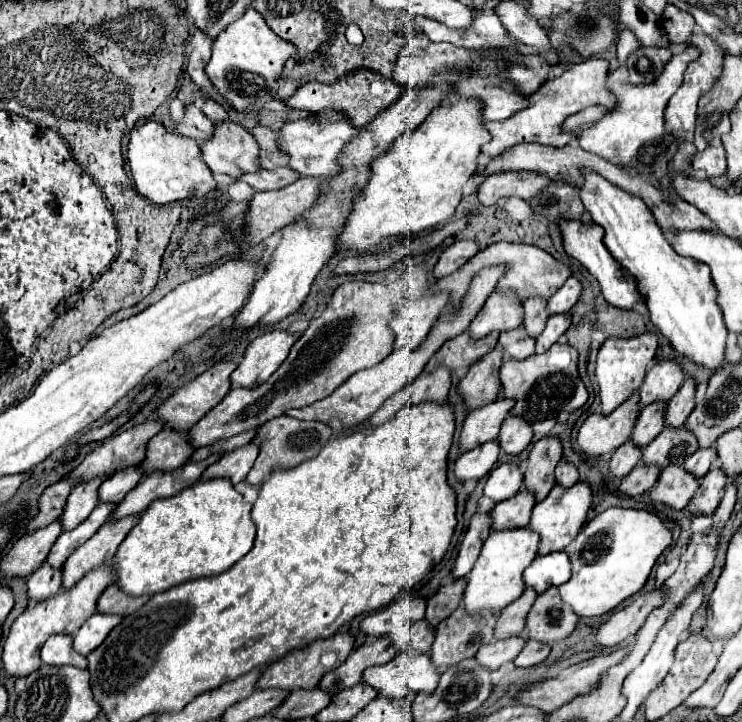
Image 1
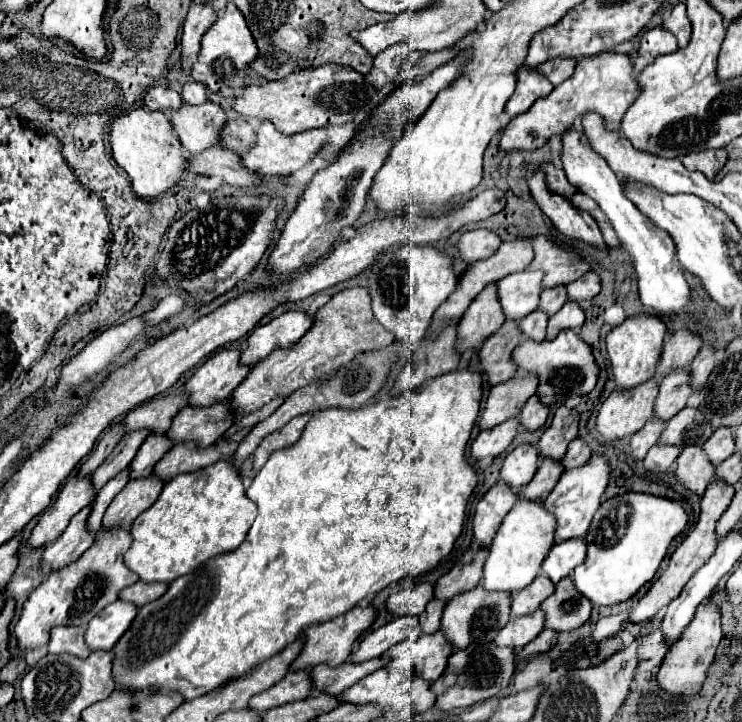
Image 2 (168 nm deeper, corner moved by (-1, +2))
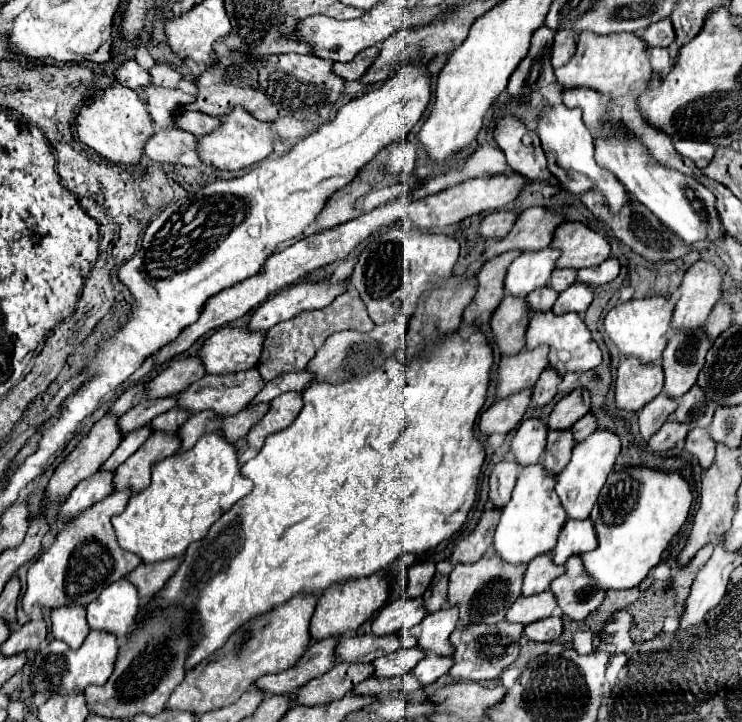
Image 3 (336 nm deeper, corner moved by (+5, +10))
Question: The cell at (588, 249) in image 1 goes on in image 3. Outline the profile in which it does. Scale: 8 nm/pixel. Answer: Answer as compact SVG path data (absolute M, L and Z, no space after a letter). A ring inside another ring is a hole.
M502 118L494 132L494 138L506 154L508 166L528 178L530 182L542 182L558 186L558 180L546 168L546 156L540 146L540 138L534 130L528 130L516 118Z

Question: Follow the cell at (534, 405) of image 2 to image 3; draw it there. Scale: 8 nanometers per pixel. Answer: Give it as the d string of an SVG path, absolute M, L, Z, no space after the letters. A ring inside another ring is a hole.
M548 368L540 374L540 378L534 386L534 394L532 394L532 402L536 408L542 408L544 404L548 404L554 398L558 382L560 382L560 378L554 376L554 372L550 372Z

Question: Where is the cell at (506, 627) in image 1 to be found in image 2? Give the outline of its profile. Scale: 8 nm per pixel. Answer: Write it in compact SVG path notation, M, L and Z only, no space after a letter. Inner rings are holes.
M542 574L536 576L532 580L532 584L528 584L524 590L520 590L512 596L512 614L528 616L528 614L536 612L540 608L542 600L548 598L554 590L556 590L556 586L546 576L542 576Z

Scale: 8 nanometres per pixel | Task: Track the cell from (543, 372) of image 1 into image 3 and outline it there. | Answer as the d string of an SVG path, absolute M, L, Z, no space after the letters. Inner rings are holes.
M538 312L532 316L528 330L526 330L526 350L534 350L536 346L546 344L550 348L548 352L548 368L554 368L558 376L566 376L568 372L582 374L586 370L596 368L602 362L602 352L592 340L588 328L584 326L582 318L578 314L562 314L556 316L552 312Z

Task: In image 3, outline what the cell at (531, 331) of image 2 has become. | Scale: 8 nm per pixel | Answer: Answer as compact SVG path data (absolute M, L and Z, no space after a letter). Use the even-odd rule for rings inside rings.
M544 286L544 288L536 290L536 292L532 292L526 298L526 302L528 302L528 306L530 306L532 312L548 312L552 308L552 304L556 302L556 298L558 298L558 294L554 290L550 290L550 288Z

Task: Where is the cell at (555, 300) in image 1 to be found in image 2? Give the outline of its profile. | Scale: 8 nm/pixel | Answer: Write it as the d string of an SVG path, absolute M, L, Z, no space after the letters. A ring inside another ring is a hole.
M588 272L582 278L568 284L568 298L574 302L592 300L602 290L602 280L596 272Z

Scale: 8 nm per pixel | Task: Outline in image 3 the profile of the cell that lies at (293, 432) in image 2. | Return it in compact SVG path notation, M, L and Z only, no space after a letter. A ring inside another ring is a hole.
M286 392L278 398L274 398L270 402L270 410L266 412L266 416L248 432L246 440L248 440L248 446L254 448L254 450L260 450L264 440L278 432L278 430L284 430L288 428L294 418L300 414L302 410L302 394L300 392Z

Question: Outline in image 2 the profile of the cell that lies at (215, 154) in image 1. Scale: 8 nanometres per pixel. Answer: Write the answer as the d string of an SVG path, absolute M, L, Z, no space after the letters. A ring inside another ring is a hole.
M204 102L200 106L182 104L176 112L166 112L172 128L188 154L198 154L220 140L220 128L226 122L226 114L218 104Z

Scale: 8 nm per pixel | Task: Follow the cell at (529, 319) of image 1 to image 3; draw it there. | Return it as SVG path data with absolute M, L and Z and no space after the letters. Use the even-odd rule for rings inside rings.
M564 268L564 270L554 270L552 276L550 276L550 282L548 282L548 288L556 290L556 292L562 292L566 290L568 286L572 286L576 282L576 272L574 268Z

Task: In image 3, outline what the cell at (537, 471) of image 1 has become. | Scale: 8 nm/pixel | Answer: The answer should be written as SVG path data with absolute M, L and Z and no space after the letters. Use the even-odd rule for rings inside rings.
M574 390L560 402L556 402L554 410L548 416L548 430L566 430L574 422L578 422L588 410L590 410L588 392L582 394L582 390Z

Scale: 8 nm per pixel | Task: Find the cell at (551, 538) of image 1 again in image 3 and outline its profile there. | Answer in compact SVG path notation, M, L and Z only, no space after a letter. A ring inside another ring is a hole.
M594 432L582 444L574 446L572 458L568 466L558 474L556 482L556 494L570 520L586 520L590 516L590 510L598 498L600 488L604 486L608 474L612 472L618 452L620 452L620 438L612 432Z

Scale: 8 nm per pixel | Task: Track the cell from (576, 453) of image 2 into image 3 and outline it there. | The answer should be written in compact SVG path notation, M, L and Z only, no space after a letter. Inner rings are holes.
M588 412L584 418L580 418L580 420L570 428L570 432L572 432L576 444L584 442L594 430L596 430L596 422L594 422L594 416L592 416L590 412Z

